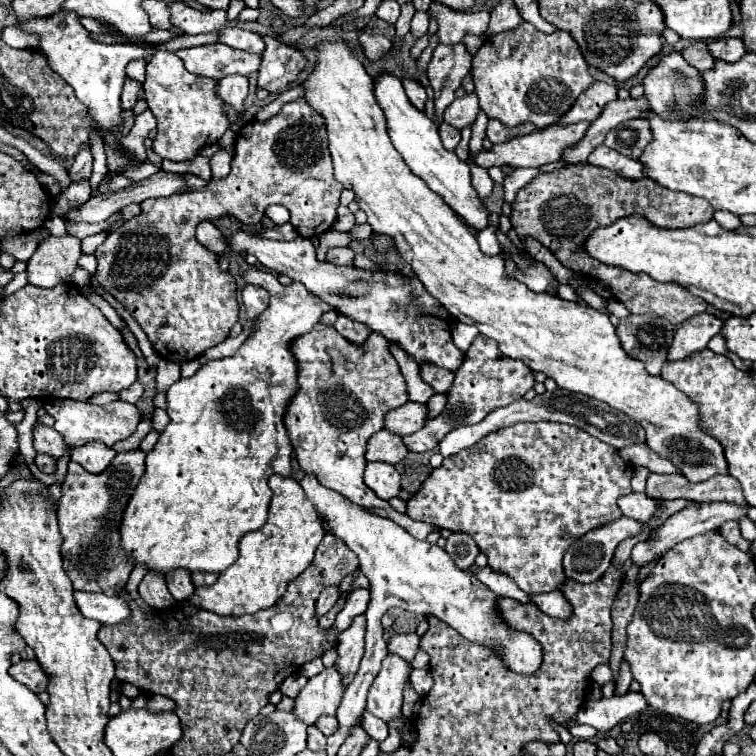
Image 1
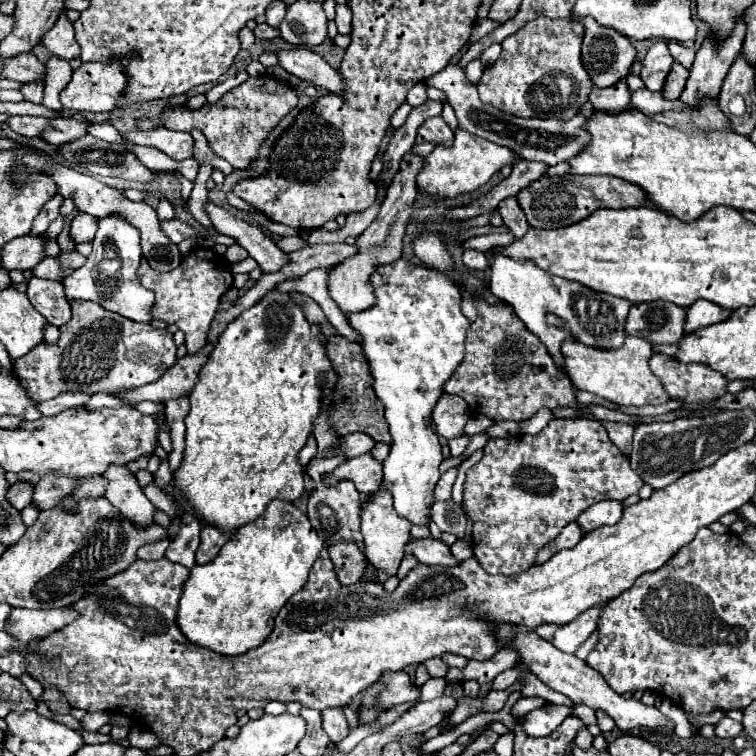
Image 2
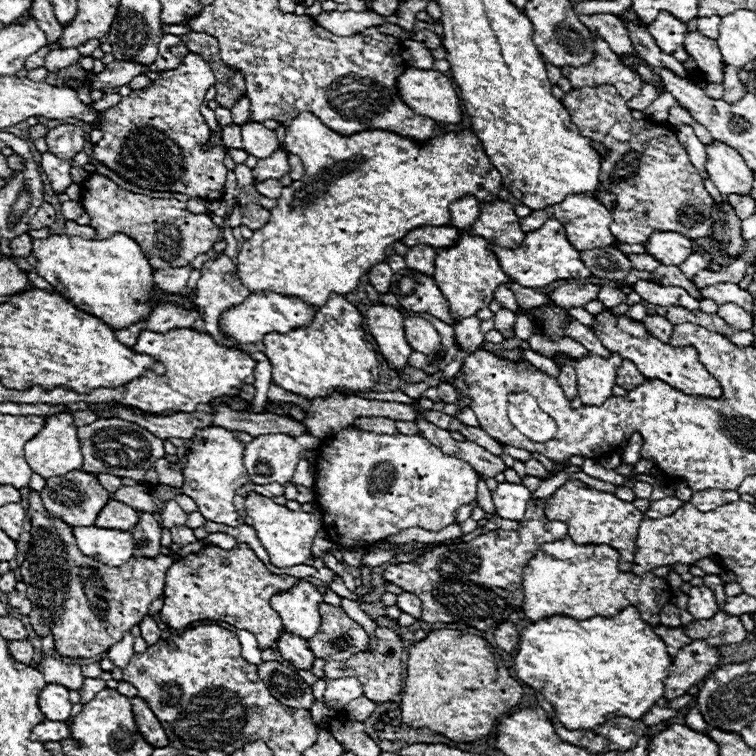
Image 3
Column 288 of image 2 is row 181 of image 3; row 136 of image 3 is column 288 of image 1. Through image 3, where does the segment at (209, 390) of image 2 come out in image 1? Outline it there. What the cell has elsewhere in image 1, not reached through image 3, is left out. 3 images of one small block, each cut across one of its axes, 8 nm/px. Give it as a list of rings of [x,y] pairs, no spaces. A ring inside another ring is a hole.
[[[238,258],[238,264],[244,270],[246,282],[260,284],[270,292],[268,310],[258,316],[256,332],[252,332],[234,356],[206,362],[194,376],[180,378],[168,388],[170,424],[146,456],[146,474],[134,490],[120,526],[126,554],[134,562],[144,562],[150,570],[162,574],[172,568],[220,574],[236,562],[240,538],[266,524],[272,498],[268,478],[272,474],[290,476],[292,472],[292,444],[284,426],[284,414],[298,392],[298,362],[290,352],[290,344],[298,336],[308,334],[322,312],[332,310],[298,282],[282,286],[274,274],[258,270],[242,258]]]

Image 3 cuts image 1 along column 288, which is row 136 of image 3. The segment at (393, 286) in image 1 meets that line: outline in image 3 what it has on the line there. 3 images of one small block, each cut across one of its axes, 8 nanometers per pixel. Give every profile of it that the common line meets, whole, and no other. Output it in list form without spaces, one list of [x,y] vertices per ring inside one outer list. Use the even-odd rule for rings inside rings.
[[[248,122],[242,126],[242,144],[244,150],[256,158],[268,158],[276,150],[280,150],[276,132],[264,128],[258,122]]]

